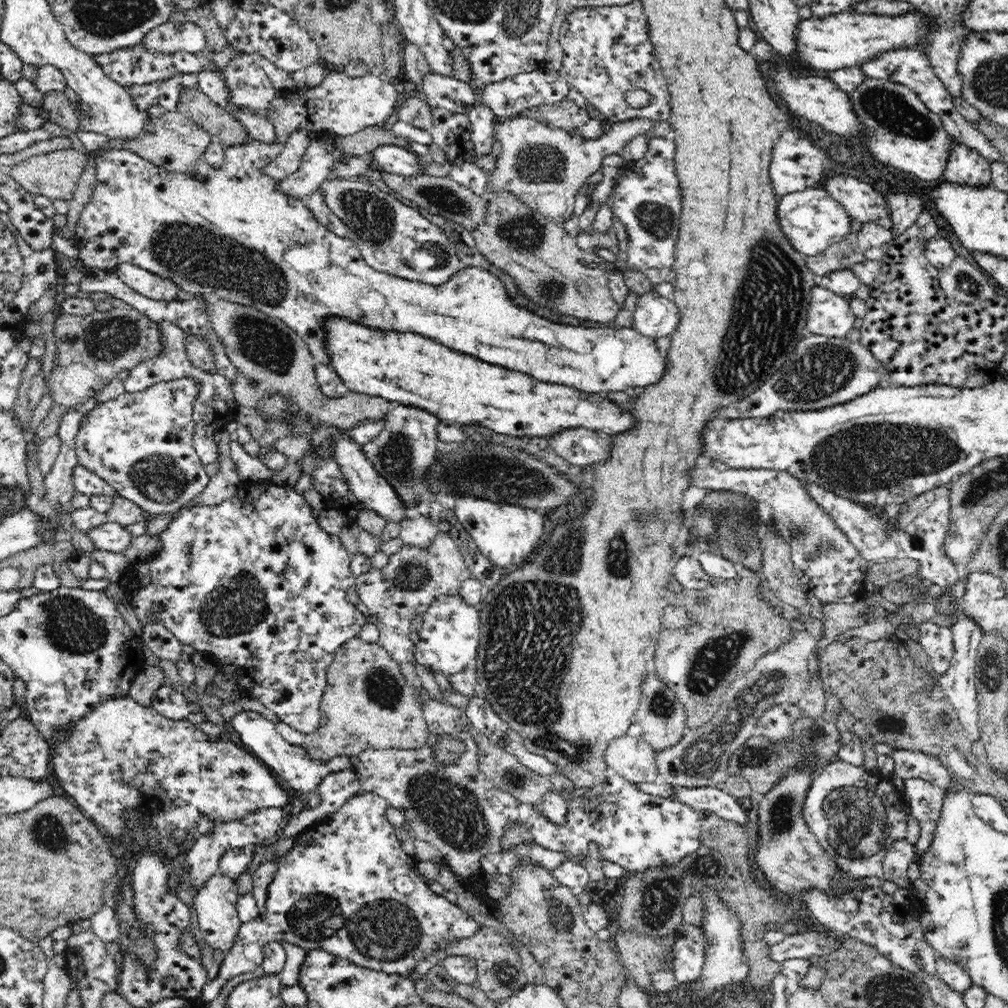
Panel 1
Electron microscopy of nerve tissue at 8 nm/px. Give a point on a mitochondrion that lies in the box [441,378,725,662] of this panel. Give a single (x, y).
(617, 562)

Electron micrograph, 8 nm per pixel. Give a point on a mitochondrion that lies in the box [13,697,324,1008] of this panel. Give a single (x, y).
(48, 832)

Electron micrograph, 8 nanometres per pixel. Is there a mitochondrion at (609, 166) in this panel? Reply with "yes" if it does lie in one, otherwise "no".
no

